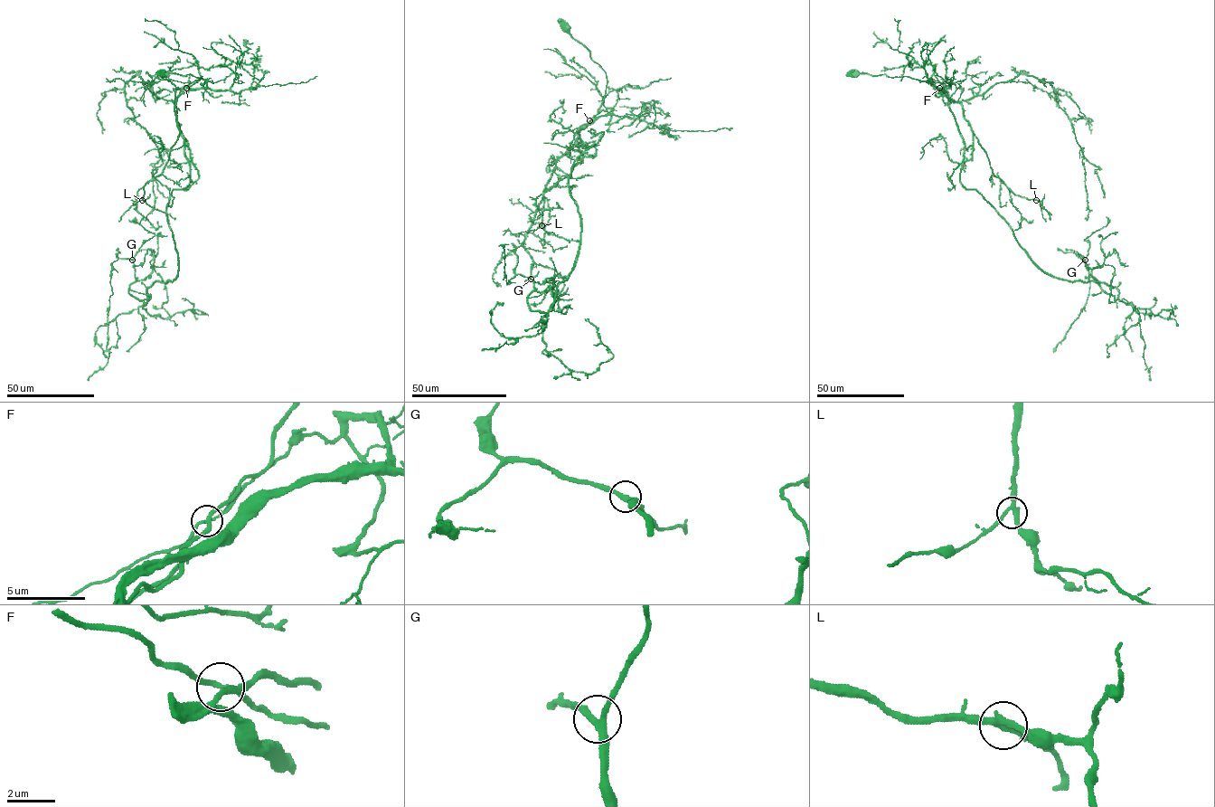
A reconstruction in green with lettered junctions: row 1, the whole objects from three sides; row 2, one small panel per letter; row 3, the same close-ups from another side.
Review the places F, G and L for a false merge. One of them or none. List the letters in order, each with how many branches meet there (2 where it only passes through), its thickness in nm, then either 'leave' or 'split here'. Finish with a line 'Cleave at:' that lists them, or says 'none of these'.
F: 3 branches meet; 180 nm thick; leave
G: 3 branches meet; 280 nm thick; leave
L: 3 branches meet; 260 nm thick; leave
Cleave at: none of these

